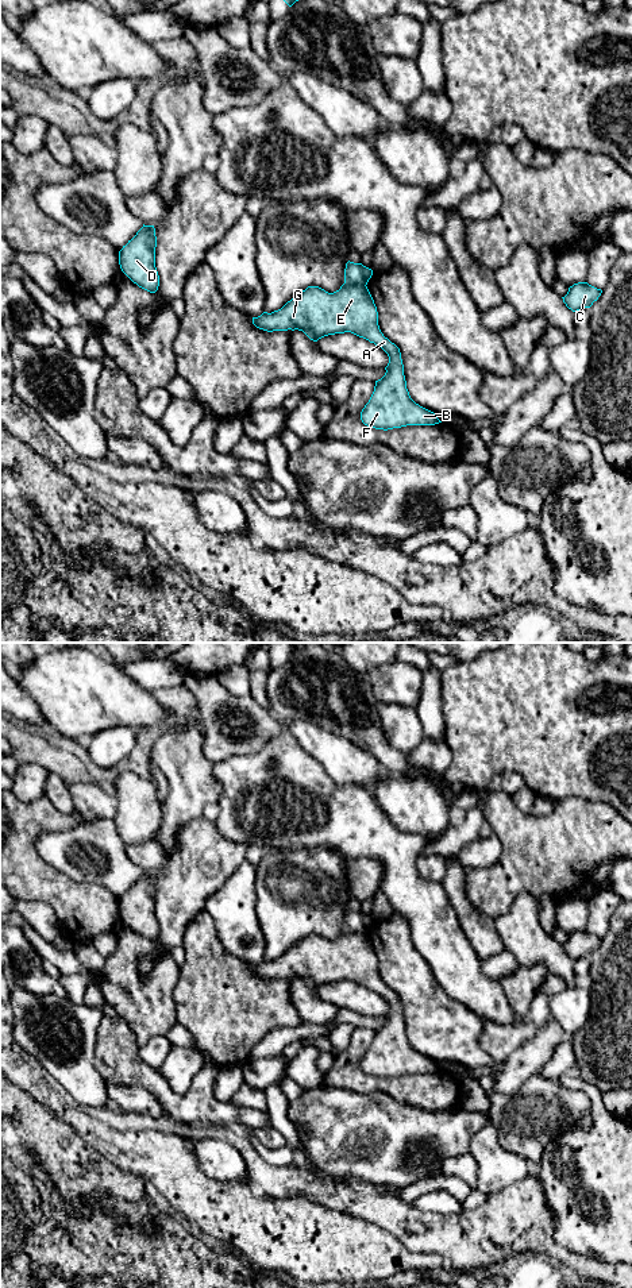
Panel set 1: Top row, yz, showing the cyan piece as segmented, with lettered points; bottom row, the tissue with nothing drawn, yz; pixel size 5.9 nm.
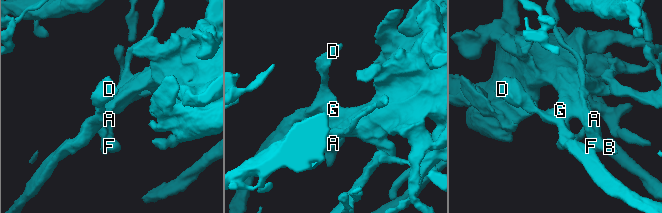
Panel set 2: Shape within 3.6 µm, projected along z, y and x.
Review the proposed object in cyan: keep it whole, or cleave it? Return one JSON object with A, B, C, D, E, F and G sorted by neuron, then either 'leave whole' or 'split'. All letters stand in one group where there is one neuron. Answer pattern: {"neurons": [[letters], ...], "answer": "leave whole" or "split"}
{"neurons": [["A", "B", "D", "E", "F", "G"], ["C"]], "answer": "split"}

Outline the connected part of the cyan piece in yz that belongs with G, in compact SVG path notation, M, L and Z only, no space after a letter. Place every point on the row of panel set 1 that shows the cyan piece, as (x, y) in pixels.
M344 282L334 293L308 286L281 309L253 317L253 324L267 332L298 329L313 342L351 332L374 343L388 354L389 363L361 412L362 423L384 431L442 423L433 412L411 398L400 348L381 332L377 306L366 285Z

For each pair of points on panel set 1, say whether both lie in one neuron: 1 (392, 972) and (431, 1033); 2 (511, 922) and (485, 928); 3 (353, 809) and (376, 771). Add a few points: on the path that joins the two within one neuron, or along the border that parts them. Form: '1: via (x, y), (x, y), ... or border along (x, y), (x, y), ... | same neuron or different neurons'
1: via (407, 987), (427, 1007), (431, 1018) | same neuron
2: border along (493, 920), (496, 934), (504, 948) | different neurons
3: border along (334, 779), (336, 783), (361, 785), (370, 793) | different neurons

